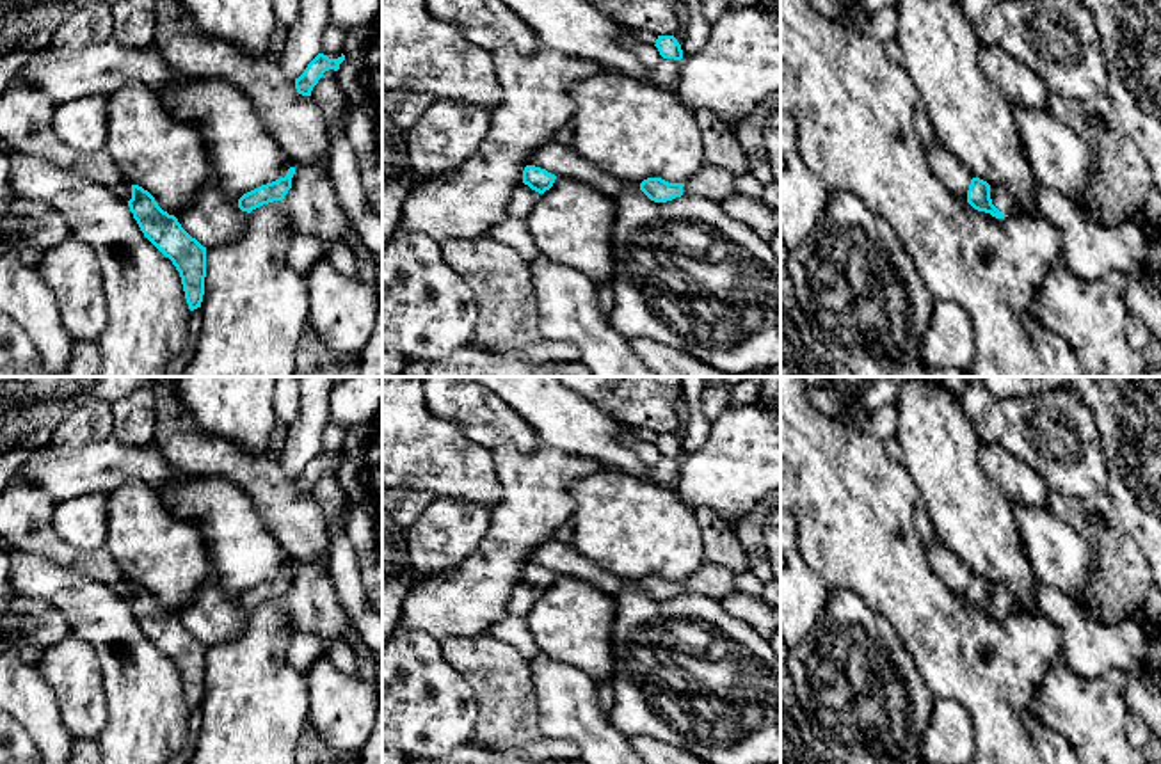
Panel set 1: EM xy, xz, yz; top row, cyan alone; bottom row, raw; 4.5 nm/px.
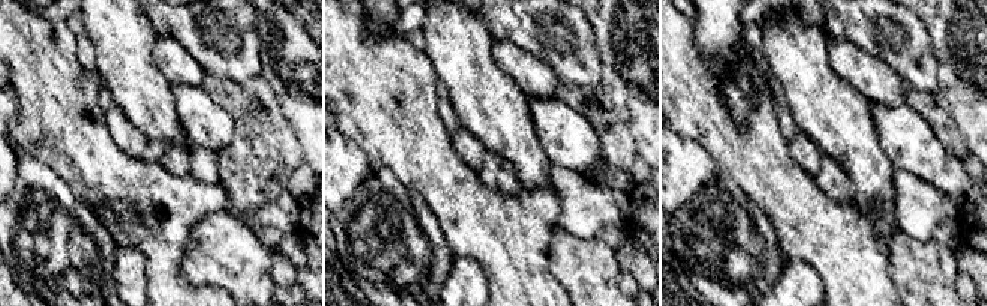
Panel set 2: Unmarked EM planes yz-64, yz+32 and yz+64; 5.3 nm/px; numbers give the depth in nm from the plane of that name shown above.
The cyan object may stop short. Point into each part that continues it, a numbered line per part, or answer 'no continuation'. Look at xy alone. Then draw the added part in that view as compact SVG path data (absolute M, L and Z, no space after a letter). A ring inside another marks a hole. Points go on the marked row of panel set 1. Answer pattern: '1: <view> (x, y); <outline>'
1: xy (25, 114); M12 82L0 94L0 146L60 165L68 172L92 179L119 199L132 199L132 185L105 153L84 153L64 144L53 131L57 103L43 91Z

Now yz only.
1: yz (1001, 198); M990 185L992 204L1005 215L1012 215L1015 210L1015 197L1001 185Z

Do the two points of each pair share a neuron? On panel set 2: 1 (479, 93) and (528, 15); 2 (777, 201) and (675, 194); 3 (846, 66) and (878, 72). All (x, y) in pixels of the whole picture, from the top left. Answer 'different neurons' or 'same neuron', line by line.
1: different neurons
2: different neurons
3: same neuron

